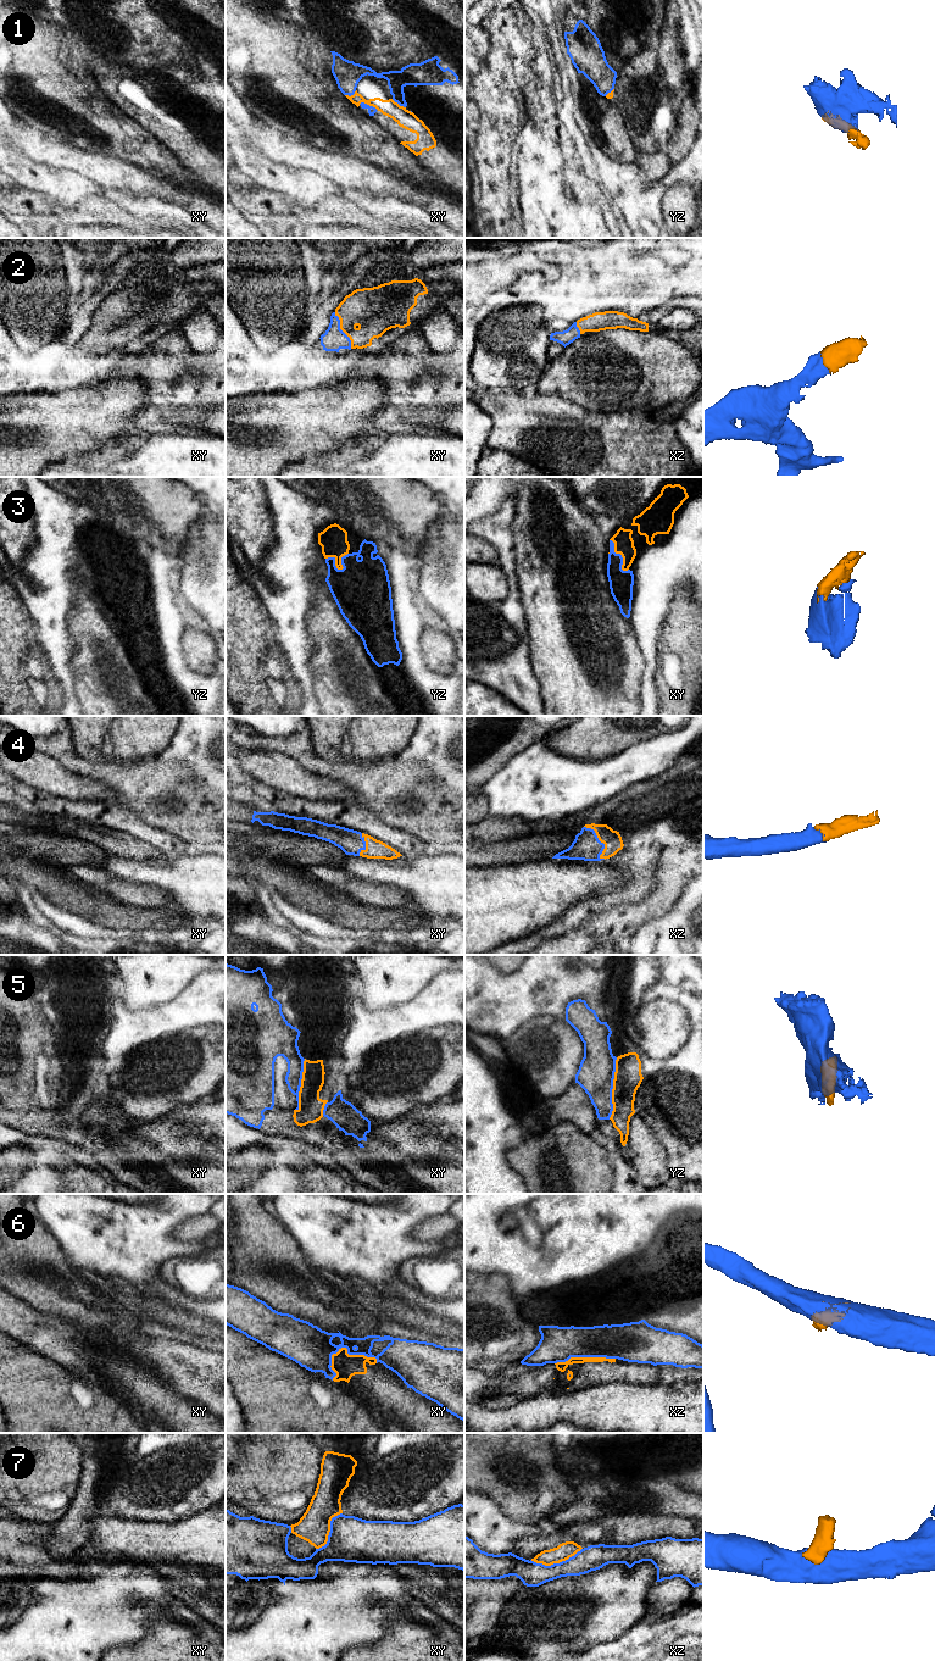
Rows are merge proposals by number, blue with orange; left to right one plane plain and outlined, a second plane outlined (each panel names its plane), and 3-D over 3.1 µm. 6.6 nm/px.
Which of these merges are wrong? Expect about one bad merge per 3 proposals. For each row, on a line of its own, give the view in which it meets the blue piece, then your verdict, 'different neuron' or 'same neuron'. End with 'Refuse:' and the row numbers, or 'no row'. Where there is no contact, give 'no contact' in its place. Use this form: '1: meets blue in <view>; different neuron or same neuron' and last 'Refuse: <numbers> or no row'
1: meets blue in xy; same neuron
2: meets blue in xy; same neuron
3: meets blue in yz; same neuron
4: meets blue in xz; same neuron
5: meets blue in yz; different neuron
6: meets blue in xy; different neuron
7: meets blue in xz; different neuron
Refuse: 5, 6, 7

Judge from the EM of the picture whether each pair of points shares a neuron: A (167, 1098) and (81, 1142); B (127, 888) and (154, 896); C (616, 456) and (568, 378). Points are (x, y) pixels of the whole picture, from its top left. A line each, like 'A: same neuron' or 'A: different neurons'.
A: different neurons
B: same neuron
C: different neurons

